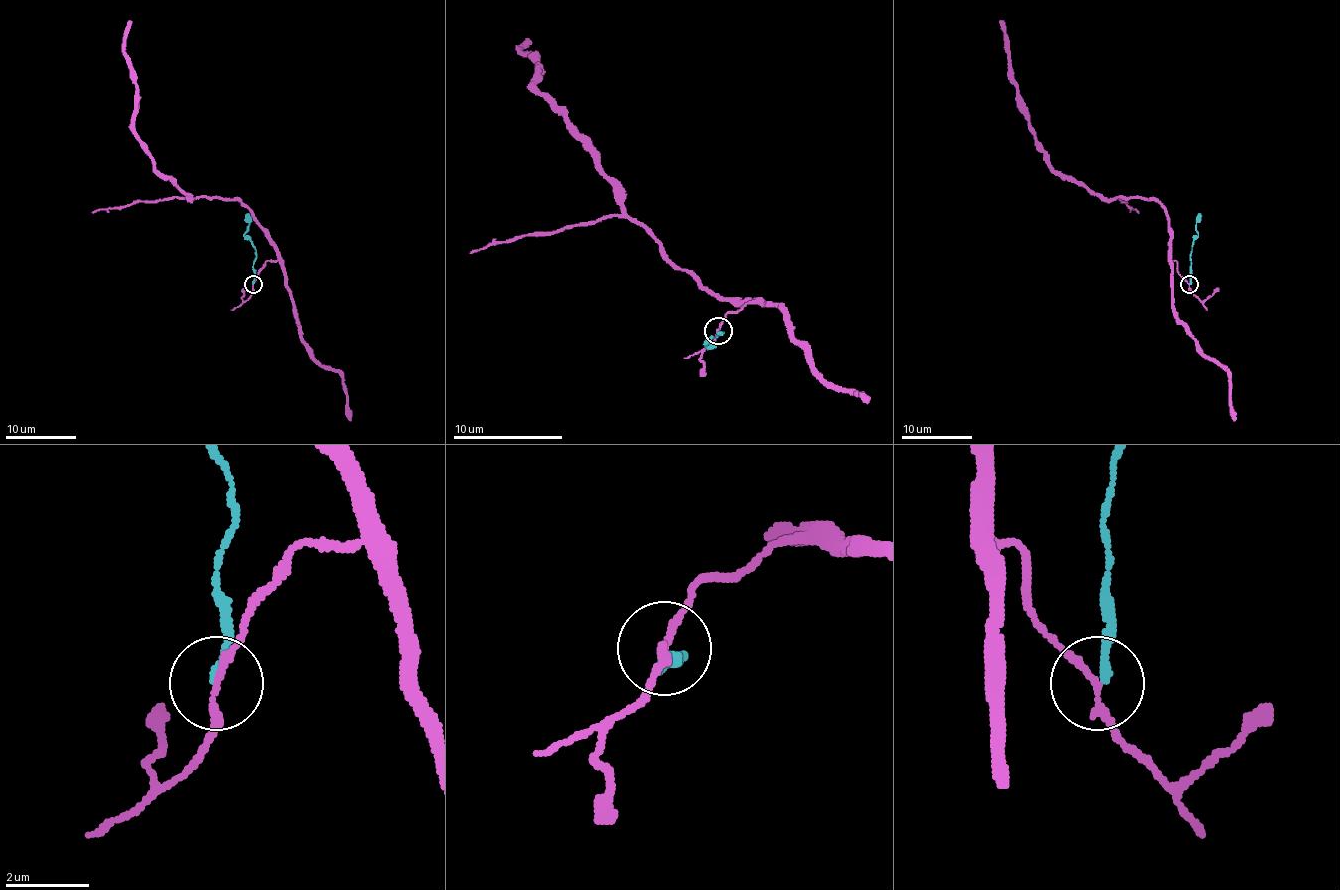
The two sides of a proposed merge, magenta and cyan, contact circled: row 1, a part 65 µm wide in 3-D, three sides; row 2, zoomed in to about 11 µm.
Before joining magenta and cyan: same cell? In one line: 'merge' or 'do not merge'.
do not merge

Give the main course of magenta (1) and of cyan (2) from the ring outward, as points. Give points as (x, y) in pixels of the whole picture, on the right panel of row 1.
1: (1188, 284), (1171, 258), (1167, 212), (1155, 199), (1102, 199), (1052, 167), (1018, 96), (1008, 34), (999, 20)
2: (1190, 284), (1190, 251), (1197, 233), (1196, 219), (1201, 213)

